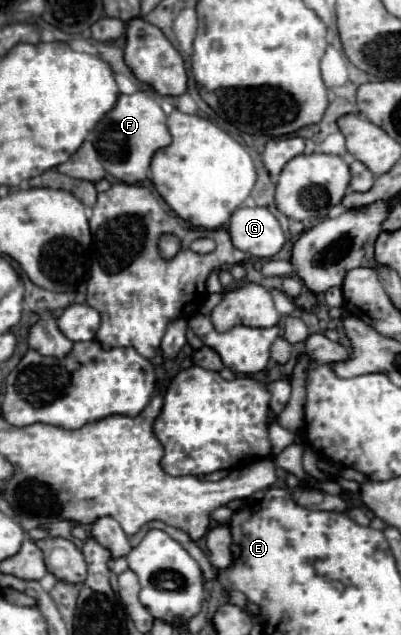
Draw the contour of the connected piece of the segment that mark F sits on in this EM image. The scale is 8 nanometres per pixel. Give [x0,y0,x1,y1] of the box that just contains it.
[89,92,171,184]

